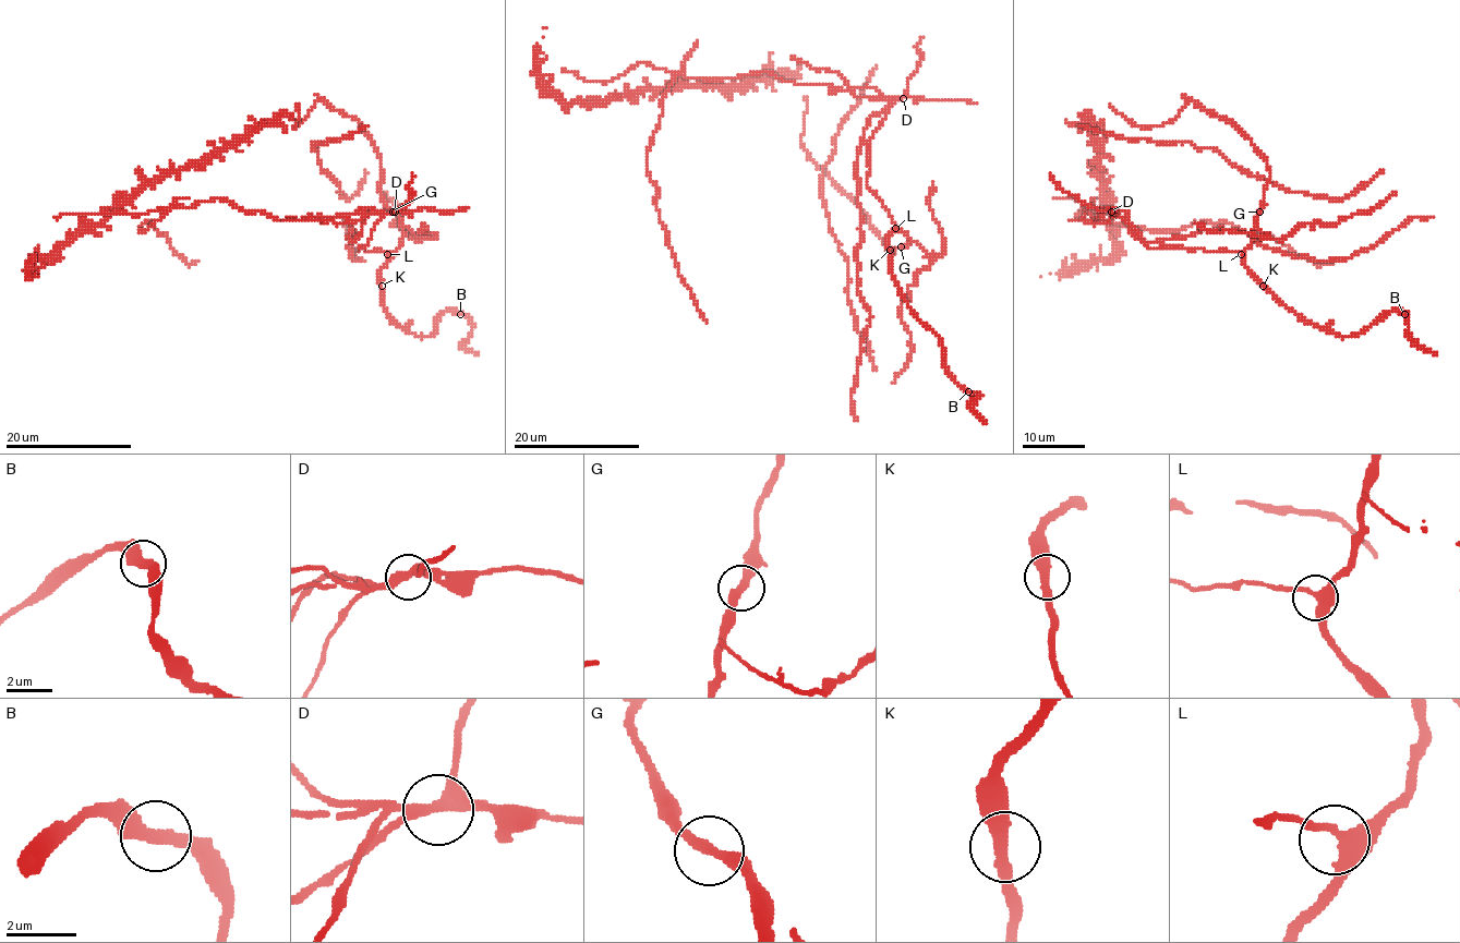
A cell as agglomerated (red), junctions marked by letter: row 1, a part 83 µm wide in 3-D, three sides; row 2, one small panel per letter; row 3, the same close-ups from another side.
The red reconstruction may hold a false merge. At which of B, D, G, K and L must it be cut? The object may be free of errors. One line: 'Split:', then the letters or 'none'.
Split: D

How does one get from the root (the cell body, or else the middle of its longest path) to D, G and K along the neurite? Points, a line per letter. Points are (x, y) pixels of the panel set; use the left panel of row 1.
D: (360, 248), (367, 243), (383, 216), (396, 212)
G: (360, 248), (393, 252), (400, 244), (403, 226), (393, 212)
K: (360, 248), (387, 252), (389, 262), (382, 269), (382, 286)

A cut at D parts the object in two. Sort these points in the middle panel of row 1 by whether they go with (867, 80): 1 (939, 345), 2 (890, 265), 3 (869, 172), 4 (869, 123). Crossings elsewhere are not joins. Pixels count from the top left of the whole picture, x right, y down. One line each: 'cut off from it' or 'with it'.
1: cut off from it
2: cut off from it
3: cut off from it
4: with it

